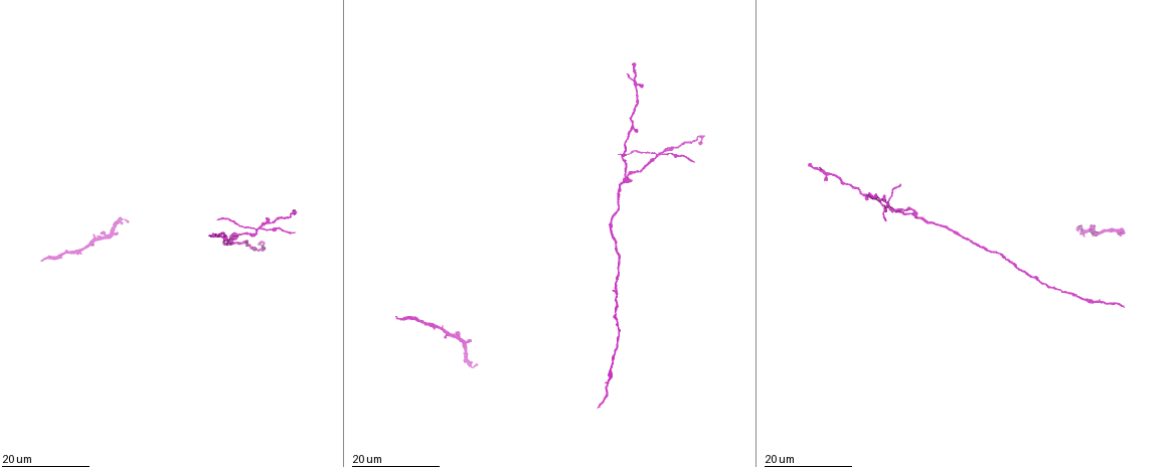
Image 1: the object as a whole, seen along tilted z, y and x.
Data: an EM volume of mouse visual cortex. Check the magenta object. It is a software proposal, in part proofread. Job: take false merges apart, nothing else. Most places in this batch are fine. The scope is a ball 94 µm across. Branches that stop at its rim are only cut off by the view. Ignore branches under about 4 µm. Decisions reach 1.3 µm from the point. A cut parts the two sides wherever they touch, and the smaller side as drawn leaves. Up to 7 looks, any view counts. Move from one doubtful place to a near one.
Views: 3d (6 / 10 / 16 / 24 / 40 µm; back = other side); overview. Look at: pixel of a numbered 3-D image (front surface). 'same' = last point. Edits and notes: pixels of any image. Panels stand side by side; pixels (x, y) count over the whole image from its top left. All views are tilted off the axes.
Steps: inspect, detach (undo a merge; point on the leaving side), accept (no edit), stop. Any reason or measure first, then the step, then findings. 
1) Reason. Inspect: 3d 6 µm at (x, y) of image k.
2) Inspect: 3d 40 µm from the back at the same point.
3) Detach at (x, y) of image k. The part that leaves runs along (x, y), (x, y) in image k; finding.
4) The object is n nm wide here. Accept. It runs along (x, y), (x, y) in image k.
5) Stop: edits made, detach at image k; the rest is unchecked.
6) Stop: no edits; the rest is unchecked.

Three arms meet. Inspect: 3d 16 µm at (261, 229) of image 1.

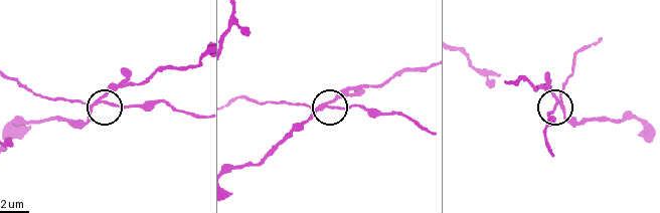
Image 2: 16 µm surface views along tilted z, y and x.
Inspect: 3d 10 µm at (329, 104) of image 2.

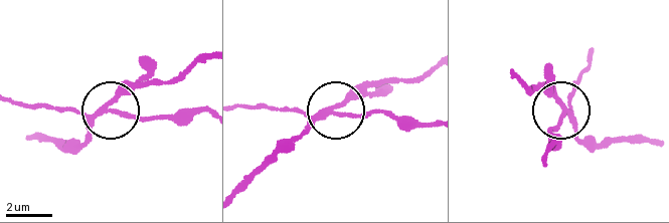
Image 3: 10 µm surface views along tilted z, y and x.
Detach at (63, 110) of image 3. The part that leaves runs along (95, 116), (17, 104) in image 3; a second neuron is stuck on.

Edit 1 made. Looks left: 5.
Inspect: overview.

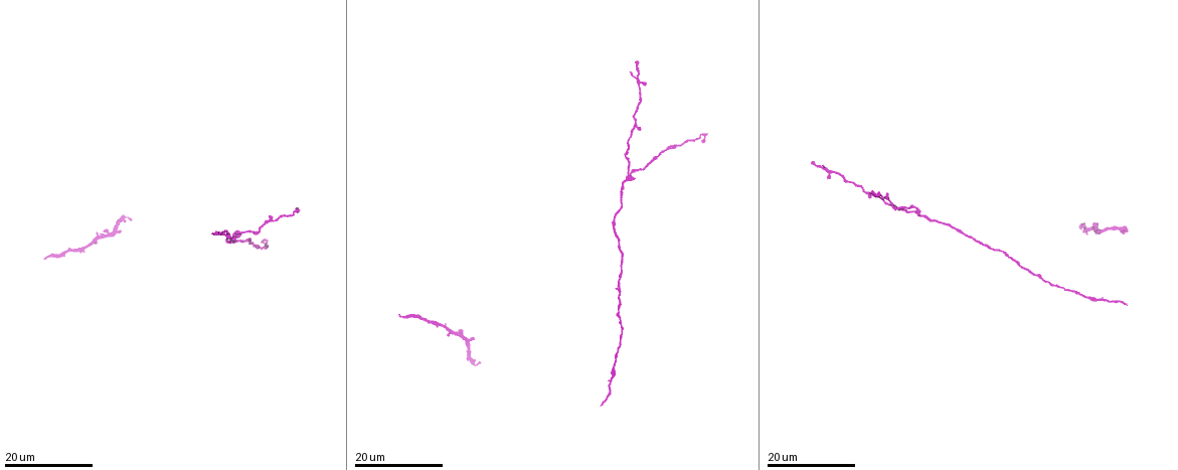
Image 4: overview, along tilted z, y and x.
Four or more arms meet. Inspect: 3d 16 µm at (628, 175) of image 4.

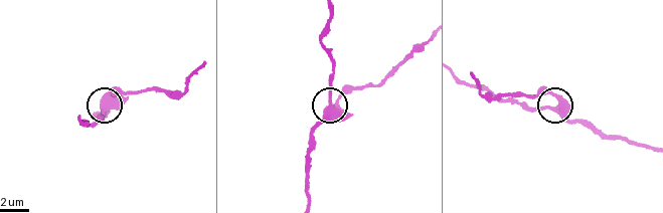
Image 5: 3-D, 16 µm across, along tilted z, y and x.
Inspect: 3d 10 µm at (556, 110) of image 5.

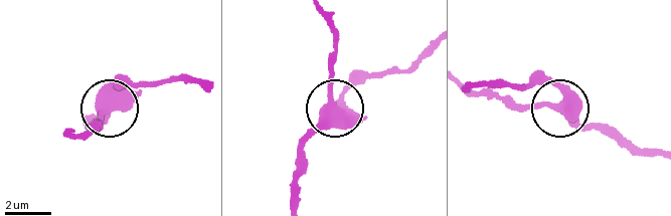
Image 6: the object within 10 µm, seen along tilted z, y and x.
The object is 470 nm wide here. Accept. One neuron here.

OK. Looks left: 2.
Thin neck. Inspect: 3d 24 µm at (976, 240) of image 4.

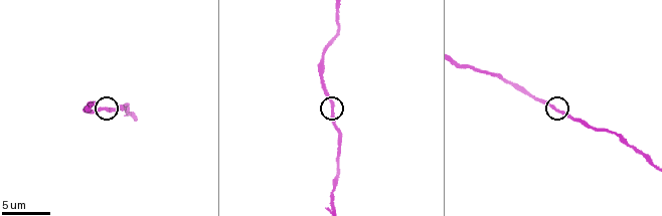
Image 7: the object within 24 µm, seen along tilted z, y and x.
Inspect: 3d 10 µm at (108, 110) of image 7.

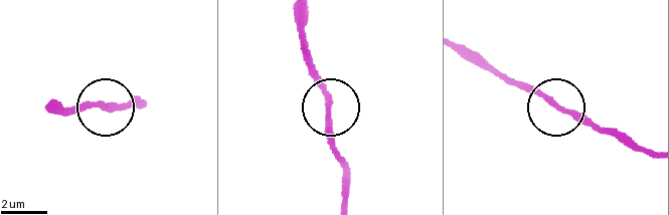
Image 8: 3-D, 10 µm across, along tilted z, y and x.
Accept. It runs along (649, 155), (555, 108), (516, 79) in image 8; all the same neuron.

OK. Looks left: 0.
Stop: edits made, detach at image 3; the rest is unchecked.

